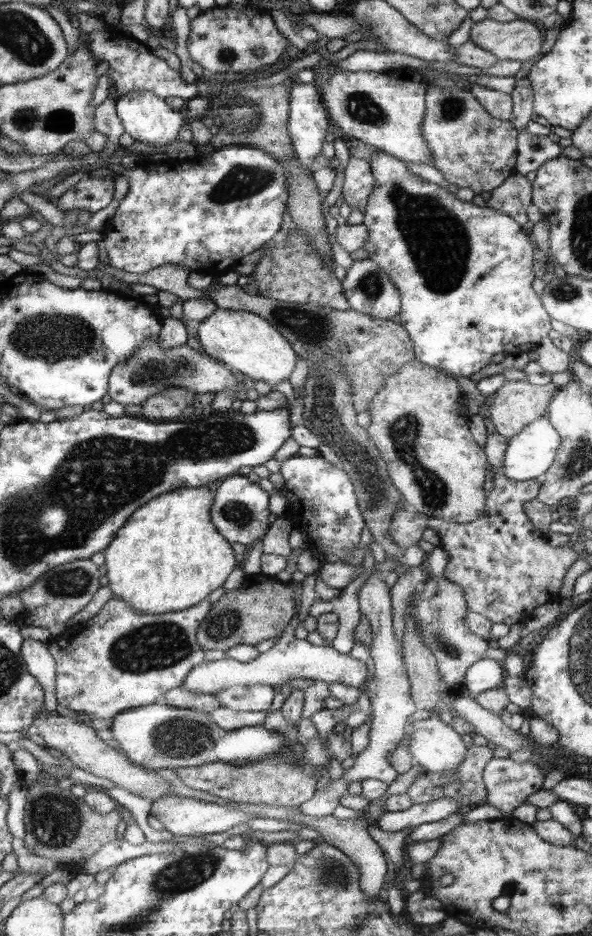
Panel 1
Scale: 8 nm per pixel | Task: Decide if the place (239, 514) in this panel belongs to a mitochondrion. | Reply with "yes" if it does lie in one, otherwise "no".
yes

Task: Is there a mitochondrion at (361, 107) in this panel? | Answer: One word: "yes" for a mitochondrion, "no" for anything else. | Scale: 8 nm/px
yes

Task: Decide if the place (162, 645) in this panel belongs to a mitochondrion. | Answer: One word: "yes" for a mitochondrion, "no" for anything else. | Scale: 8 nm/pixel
yes

